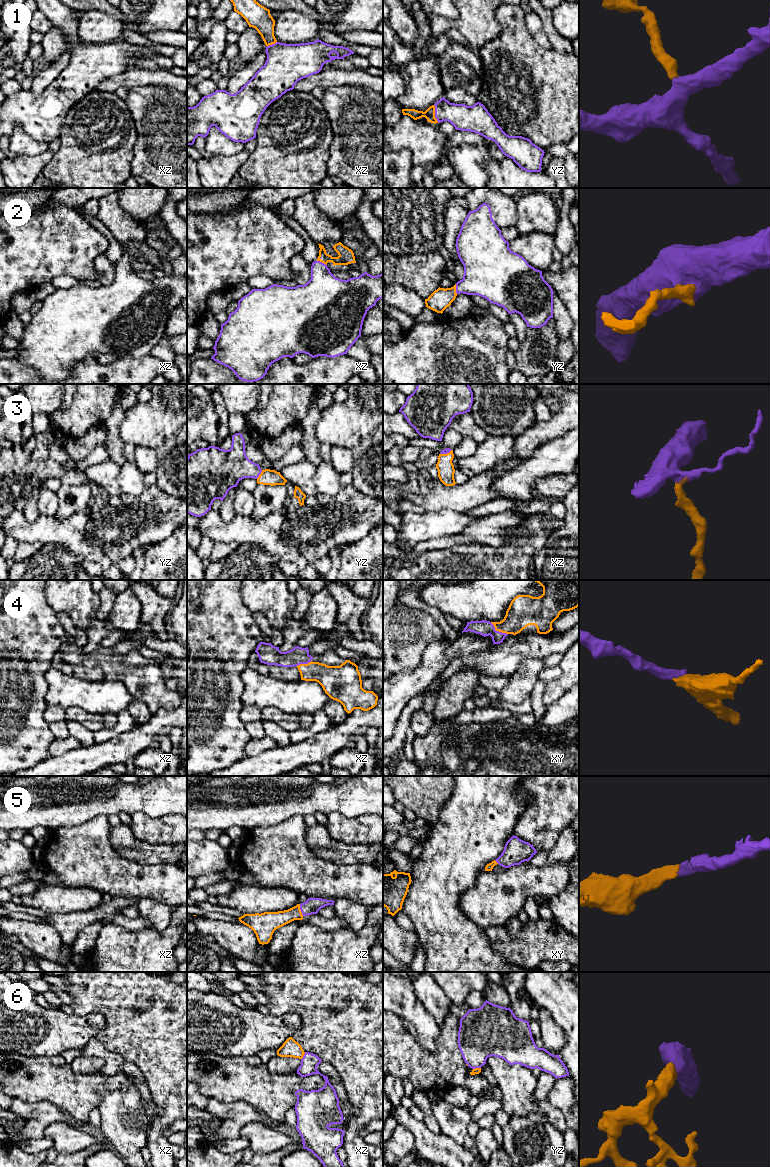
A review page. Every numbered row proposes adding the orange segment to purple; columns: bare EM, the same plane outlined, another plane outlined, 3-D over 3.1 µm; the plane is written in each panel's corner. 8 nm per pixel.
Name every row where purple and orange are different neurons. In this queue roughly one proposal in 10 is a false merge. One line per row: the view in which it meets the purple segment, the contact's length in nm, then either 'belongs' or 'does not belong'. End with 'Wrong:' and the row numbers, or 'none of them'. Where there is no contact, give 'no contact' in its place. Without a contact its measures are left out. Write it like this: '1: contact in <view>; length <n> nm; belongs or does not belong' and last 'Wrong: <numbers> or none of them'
1: contact in yz; length 150 nm; belongs
2: contact in xz; length 100 nm; belongs
3: contact in yz; length 90 nm; belongs
4: contact in xy; length 170 nm; belongs
5: contact in xz; length 100 nm; belongs
6: contact in xz; length 70 nm; belongs
Wrong: none of them

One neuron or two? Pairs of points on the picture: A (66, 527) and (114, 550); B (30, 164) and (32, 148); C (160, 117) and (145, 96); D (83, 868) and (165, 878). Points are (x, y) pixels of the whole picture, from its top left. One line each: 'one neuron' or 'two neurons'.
A: two neurons
B: two neurons
C: one neuron
D: one neuron

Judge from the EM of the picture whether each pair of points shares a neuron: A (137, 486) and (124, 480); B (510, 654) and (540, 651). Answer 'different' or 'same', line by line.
A: same
B: same

